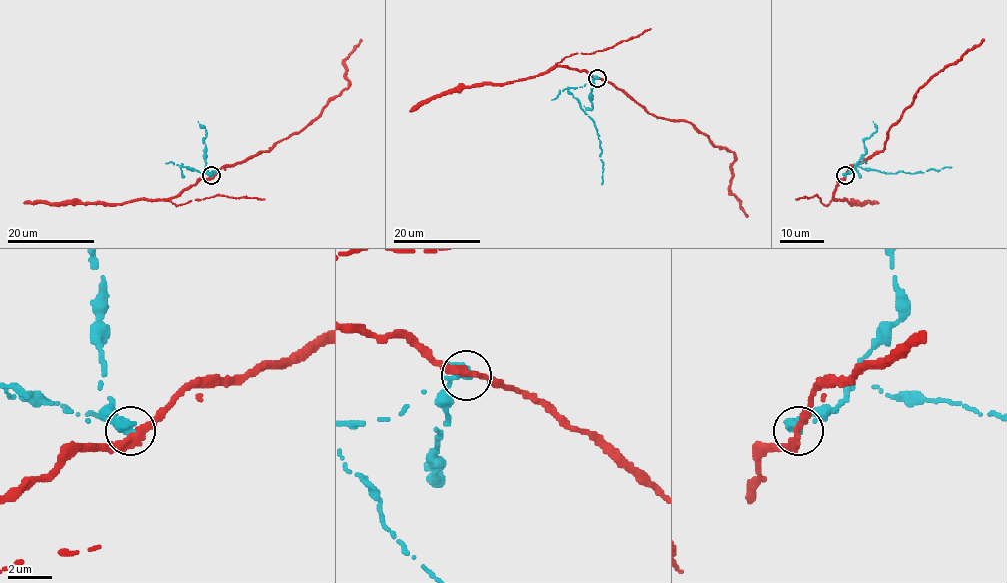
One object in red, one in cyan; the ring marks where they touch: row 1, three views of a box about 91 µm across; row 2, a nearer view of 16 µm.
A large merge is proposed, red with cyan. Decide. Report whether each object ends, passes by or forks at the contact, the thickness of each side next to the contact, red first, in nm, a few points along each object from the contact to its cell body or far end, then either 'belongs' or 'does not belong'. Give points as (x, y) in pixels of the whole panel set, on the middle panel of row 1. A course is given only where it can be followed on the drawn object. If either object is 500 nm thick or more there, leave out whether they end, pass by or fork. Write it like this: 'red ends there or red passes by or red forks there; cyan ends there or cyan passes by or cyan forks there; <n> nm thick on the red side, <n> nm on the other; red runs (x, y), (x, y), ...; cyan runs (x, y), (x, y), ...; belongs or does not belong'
red passes by; cyan ends there; 380 nm thick on the red side, 480 nm on the other; red runs (597, 78), (631, 96), (649, 114), (689, 121), (715, 145), (731, 151), (735, 162), (729, 190), (747, 216); cyan runs (597, 78), (582, 86), (570, 88), (569, 91), (593, 120), (597, 131), (603, 163), (601, 184); does not belong

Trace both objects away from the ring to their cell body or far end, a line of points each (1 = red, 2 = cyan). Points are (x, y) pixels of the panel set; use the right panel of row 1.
1: (845, 176), (849, 167), (883, 150), (888, 130), (912, 101), (918, 89), (983, 39)
2: (845, 176), (858, 166), (887, 174), (914, 174), (951, 167)

